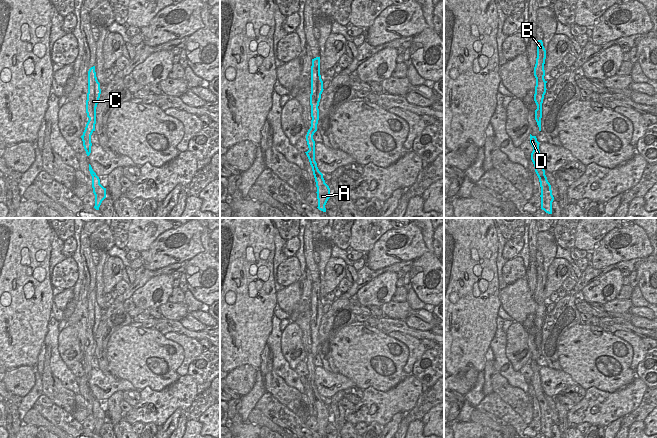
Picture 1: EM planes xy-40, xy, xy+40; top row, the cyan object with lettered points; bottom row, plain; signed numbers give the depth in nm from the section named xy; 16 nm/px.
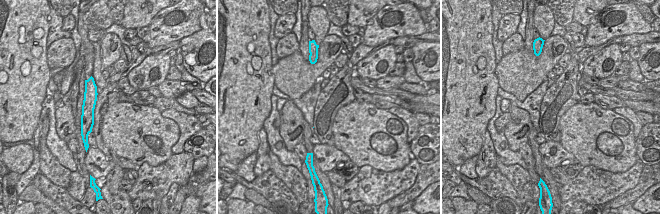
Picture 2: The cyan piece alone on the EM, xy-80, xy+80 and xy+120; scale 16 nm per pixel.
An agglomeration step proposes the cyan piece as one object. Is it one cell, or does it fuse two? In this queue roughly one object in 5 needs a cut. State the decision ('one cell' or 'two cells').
one cell

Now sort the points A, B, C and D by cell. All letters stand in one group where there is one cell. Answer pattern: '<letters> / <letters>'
A B C D

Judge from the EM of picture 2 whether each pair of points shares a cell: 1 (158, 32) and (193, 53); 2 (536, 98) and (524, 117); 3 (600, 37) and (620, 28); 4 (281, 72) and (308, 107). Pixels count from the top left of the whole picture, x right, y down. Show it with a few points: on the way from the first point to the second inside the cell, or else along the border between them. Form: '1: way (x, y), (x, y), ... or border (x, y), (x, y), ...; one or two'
1: border (200, 27), (180, 40); two
2: border (511, 103), (523, 108), (528, 113), (533, 127); two
3: way (605, 33), (610, 33), (615, 28); one
4: border (317, 80), (299, 98), (292, 100); two

